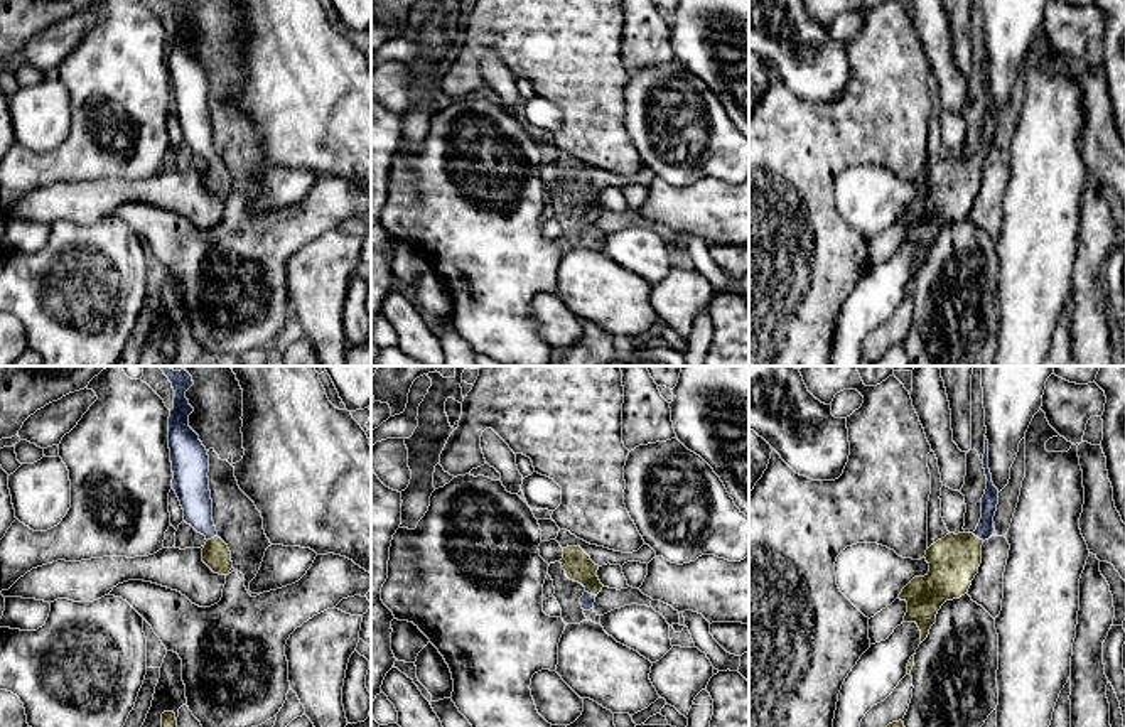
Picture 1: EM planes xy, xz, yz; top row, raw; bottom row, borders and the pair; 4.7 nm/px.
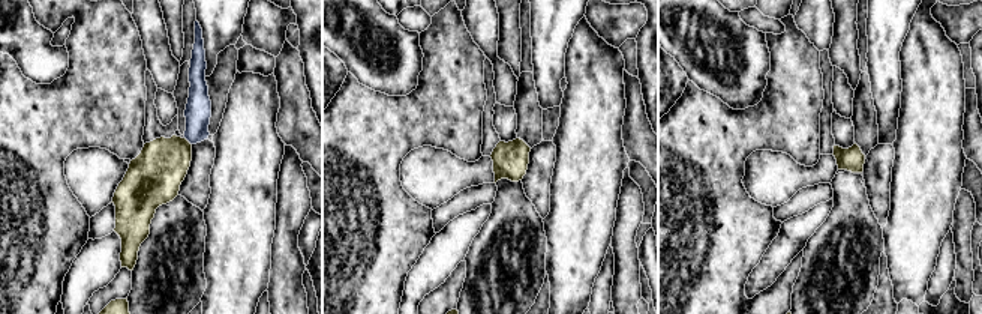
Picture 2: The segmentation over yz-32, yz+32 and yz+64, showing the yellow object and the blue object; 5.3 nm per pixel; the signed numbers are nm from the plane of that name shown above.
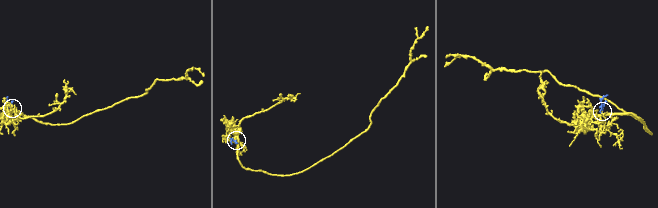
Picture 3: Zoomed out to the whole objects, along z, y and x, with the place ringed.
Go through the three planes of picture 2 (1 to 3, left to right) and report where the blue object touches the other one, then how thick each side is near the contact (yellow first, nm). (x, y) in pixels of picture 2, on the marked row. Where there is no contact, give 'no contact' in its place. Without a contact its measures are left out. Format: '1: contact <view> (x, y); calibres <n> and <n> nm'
1: contact yz-32 (188, 141); calibres 280 and 140 nm
2: no contact
3: no contact

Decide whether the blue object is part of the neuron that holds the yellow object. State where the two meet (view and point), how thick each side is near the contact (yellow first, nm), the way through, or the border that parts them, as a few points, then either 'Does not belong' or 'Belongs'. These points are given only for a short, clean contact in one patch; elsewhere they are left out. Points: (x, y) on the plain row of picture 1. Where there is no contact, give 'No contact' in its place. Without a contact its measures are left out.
Touches yellow at yz (977, 159). Thickness 240 nm (yellow) against 80 nm. Path across: yz (953, 183), (977, 159), (985, 150). Belongs

